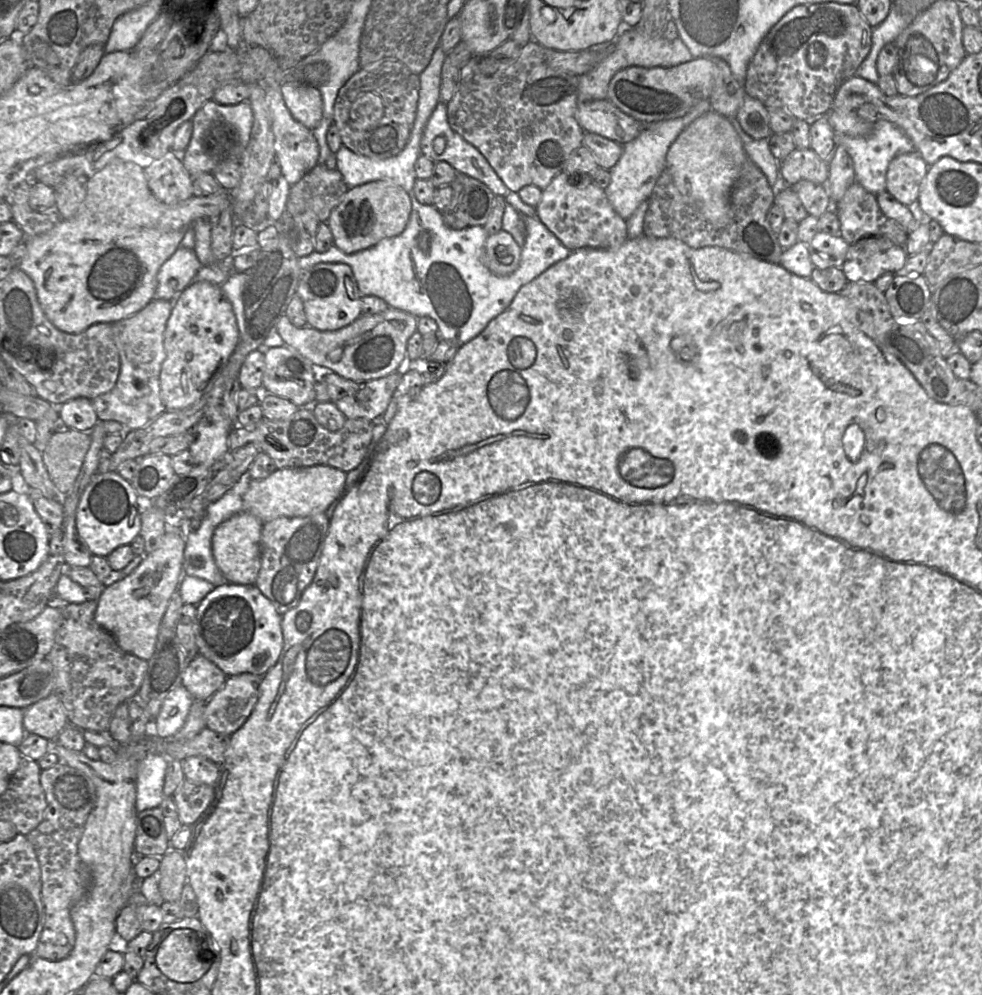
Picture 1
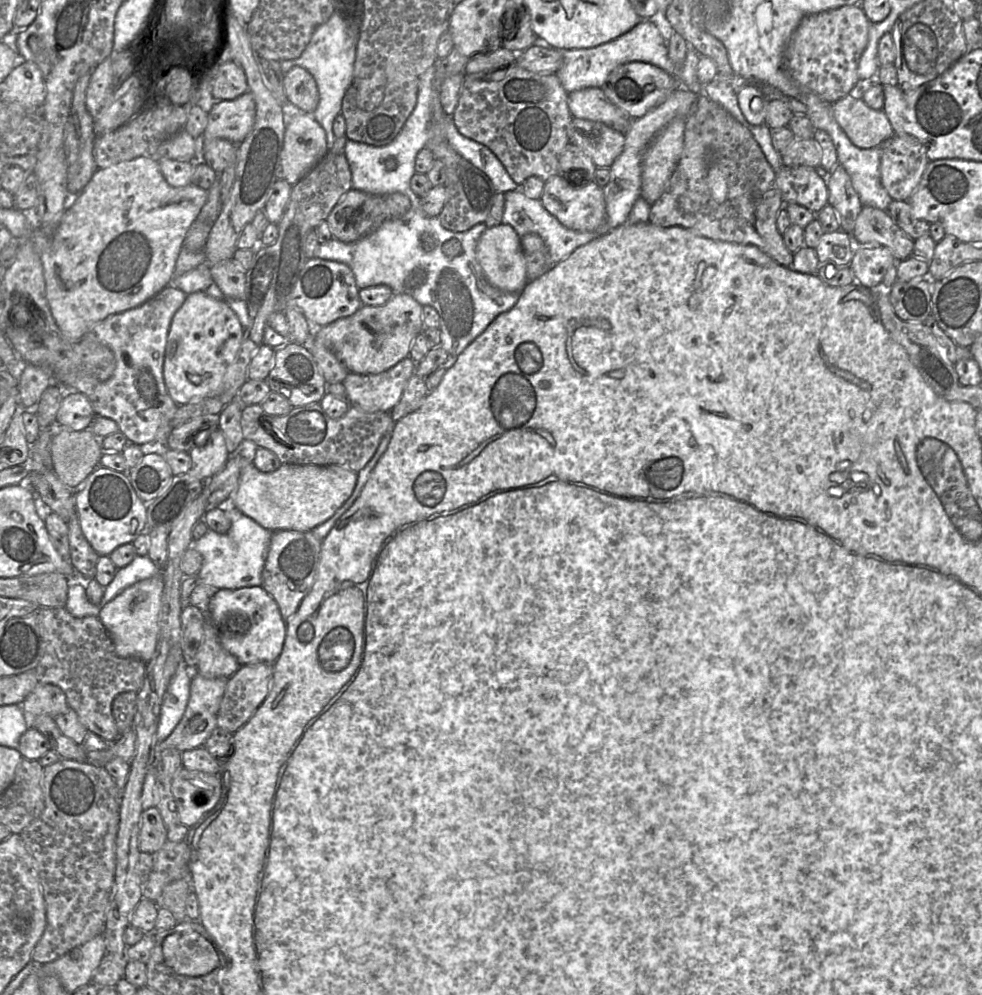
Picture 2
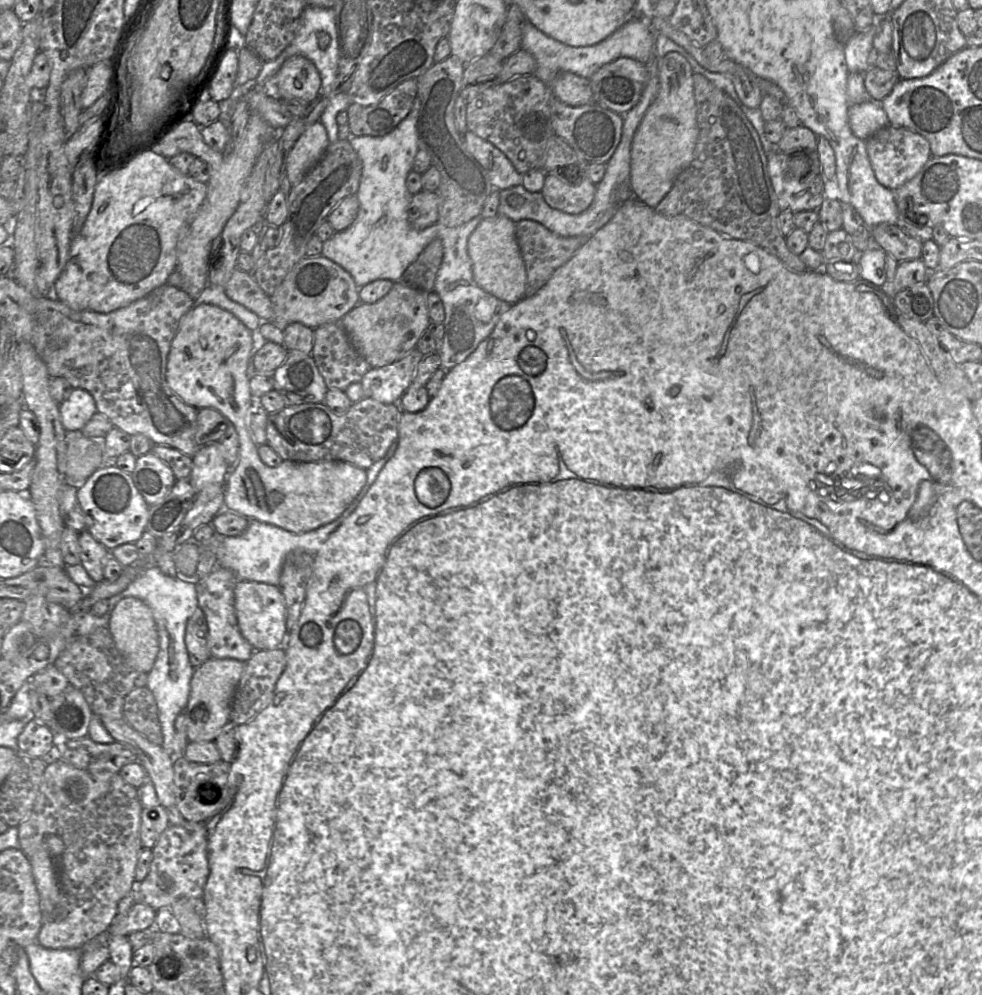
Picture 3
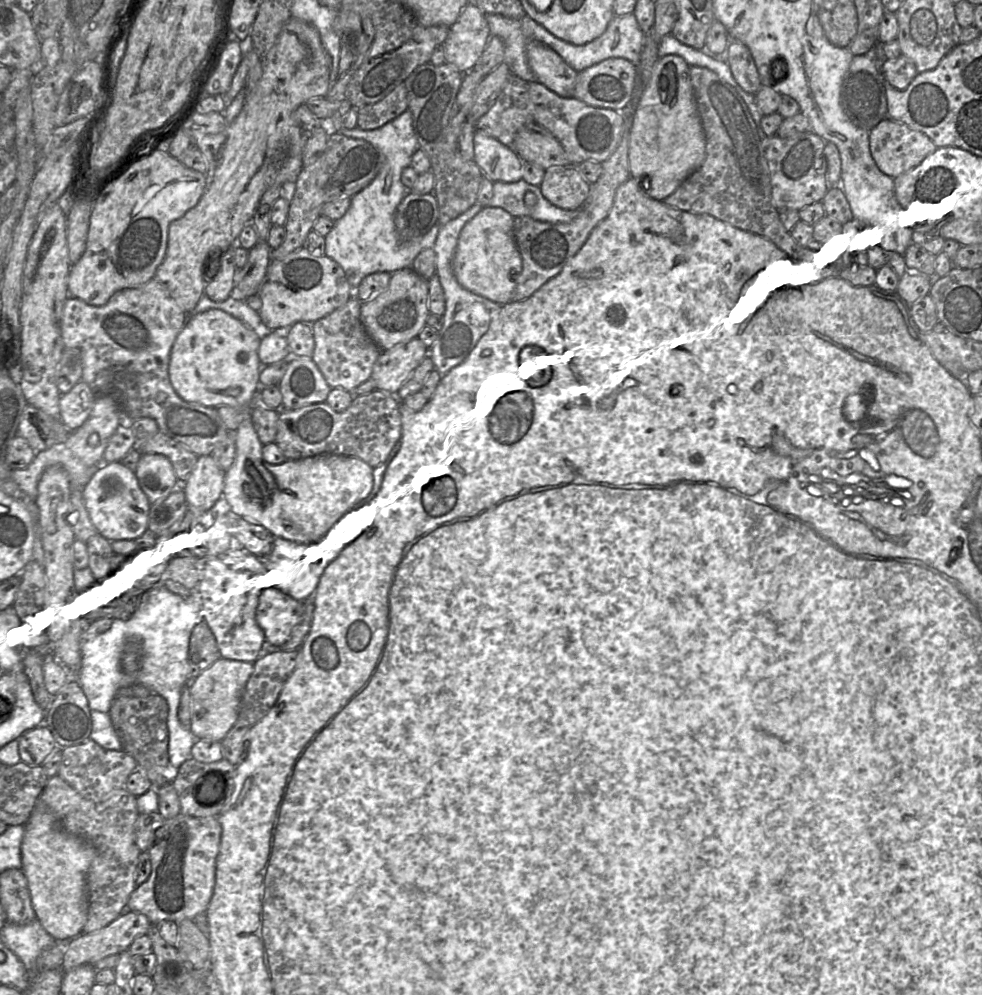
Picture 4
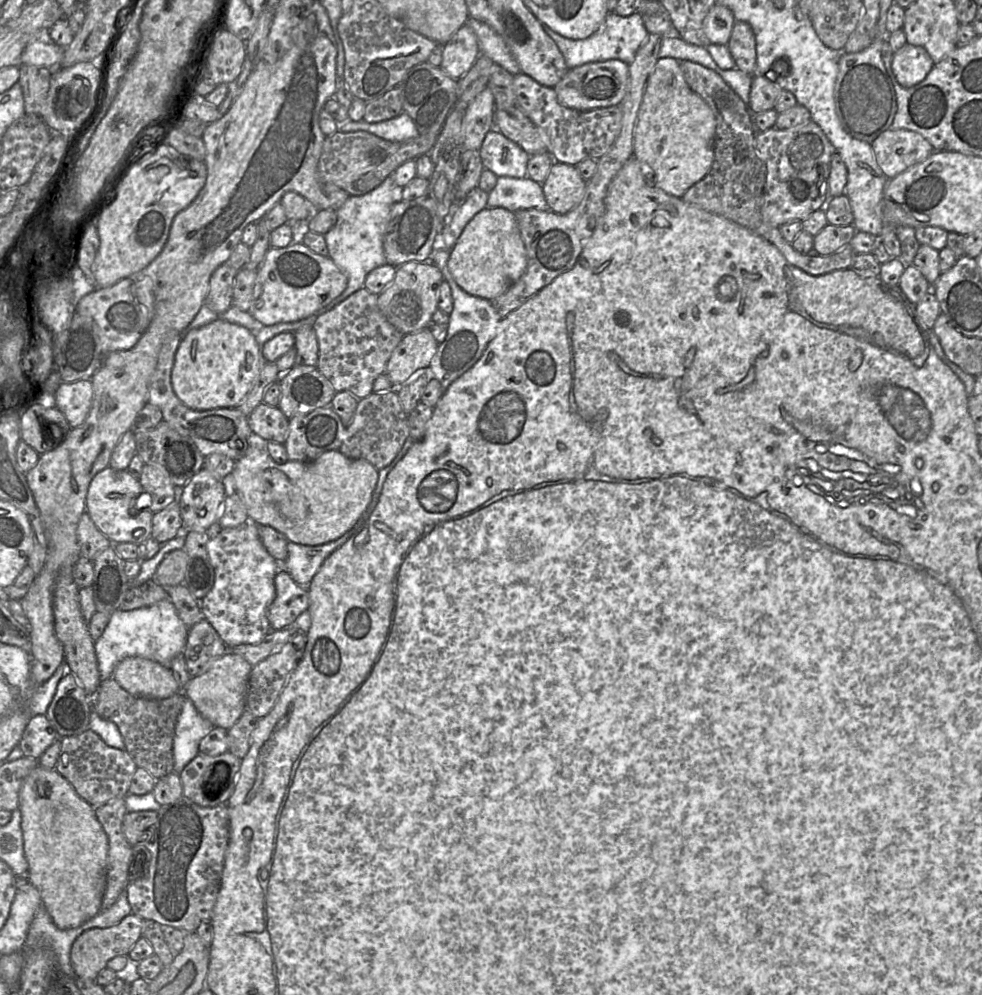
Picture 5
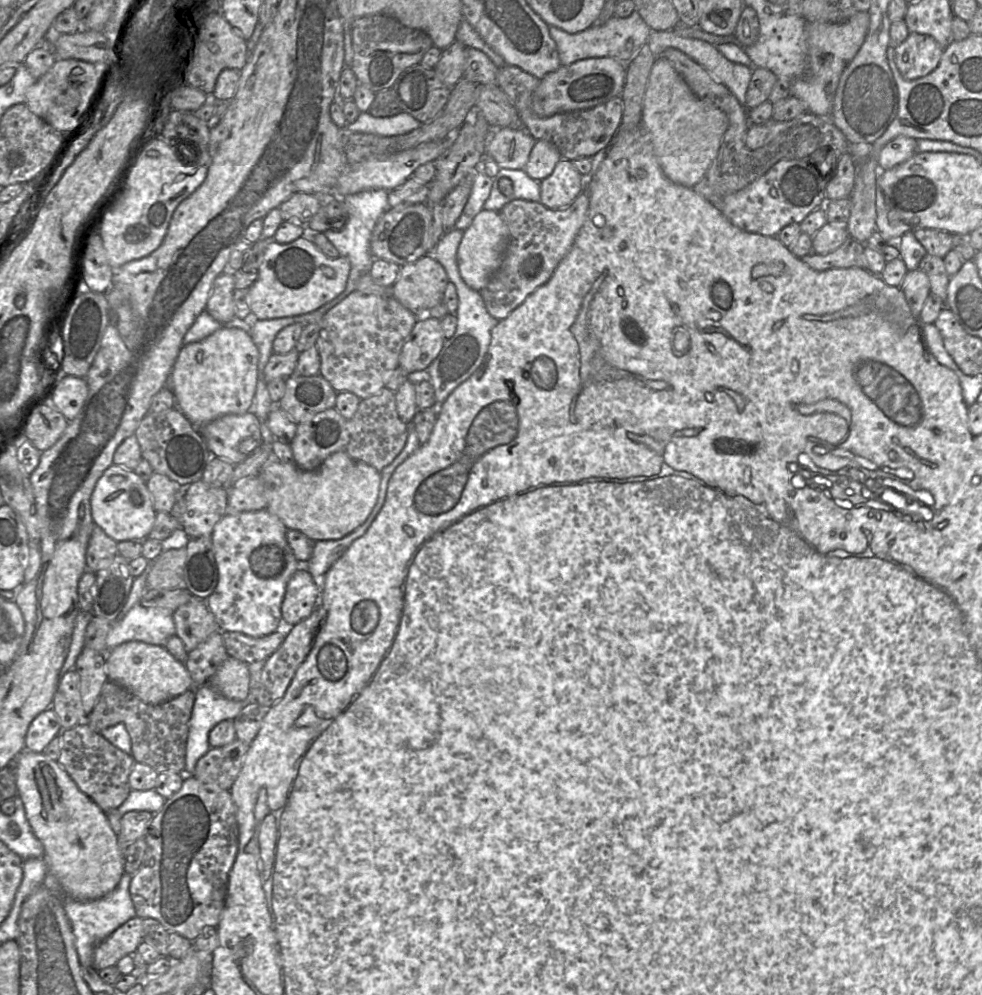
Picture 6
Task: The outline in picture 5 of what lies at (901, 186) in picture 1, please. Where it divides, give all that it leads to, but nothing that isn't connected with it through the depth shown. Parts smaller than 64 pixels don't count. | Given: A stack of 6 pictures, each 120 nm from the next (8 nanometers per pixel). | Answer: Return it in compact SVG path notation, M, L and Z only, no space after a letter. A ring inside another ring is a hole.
M904 129L884 131L873 141L872 147L888 180L923 162L935 151L923 136Z

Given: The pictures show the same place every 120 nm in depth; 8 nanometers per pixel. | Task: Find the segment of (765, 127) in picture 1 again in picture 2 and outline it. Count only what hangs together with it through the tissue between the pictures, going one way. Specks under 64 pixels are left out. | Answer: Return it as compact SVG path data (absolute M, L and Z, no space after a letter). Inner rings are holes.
M754 84L736 86L738 105L746 121L752 125L766 124L768 102L760 88Z

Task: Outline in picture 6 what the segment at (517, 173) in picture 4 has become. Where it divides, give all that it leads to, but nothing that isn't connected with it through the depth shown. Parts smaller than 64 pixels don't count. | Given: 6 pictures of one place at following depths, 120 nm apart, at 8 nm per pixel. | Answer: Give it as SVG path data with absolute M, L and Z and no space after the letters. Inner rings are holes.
M492 128L491 137L486 148L486 155L492 157L500 168L523 170L535 142L536 140L525 128Z

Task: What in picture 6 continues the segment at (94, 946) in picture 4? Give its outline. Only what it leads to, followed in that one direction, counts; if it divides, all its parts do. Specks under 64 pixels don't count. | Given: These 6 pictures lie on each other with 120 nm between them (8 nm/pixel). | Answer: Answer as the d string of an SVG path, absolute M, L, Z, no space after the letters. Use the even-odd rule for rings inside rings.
M131 918L104 939L93 953L93 967L99 971L115 966L126 955L137 951L143 940L143 919Z

